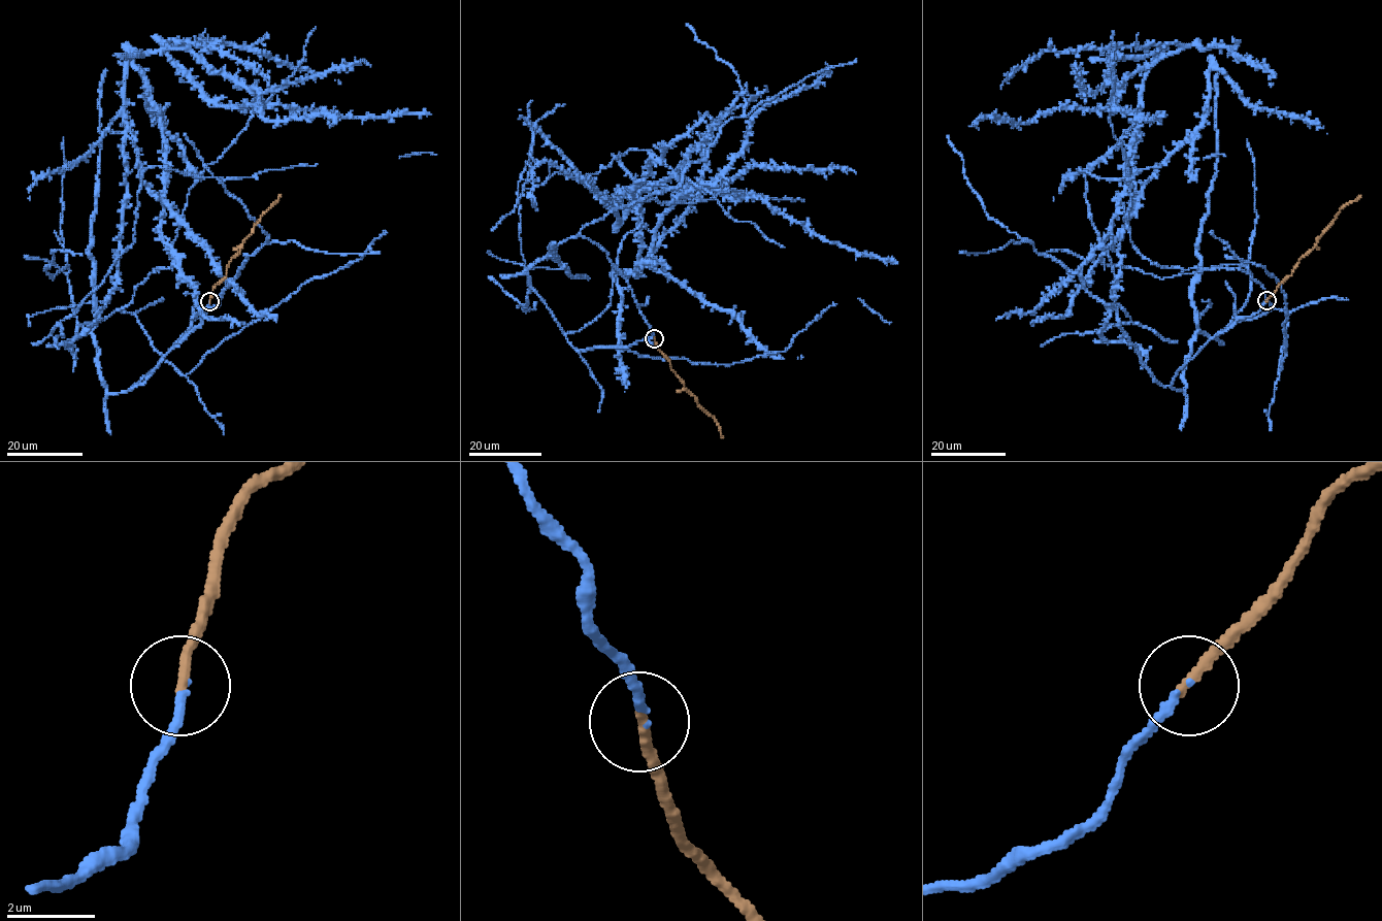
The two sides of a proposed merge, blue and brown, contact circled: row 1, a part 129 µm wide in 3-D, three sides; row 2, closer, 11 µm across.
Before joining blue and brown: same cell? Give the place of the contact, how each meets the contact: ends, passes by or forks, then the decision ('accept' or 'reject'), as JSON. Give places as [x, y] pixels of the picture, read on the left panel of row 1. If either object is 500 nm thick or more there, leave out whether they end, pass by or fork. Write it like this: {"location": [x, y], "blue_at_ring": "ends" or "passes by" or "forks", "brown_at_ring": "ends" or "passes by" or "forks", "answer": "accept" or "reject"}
{"location": [209, 301], "blue_at_ring": "ends", "brown_at_ring": "ends", "answer": "accept"}

